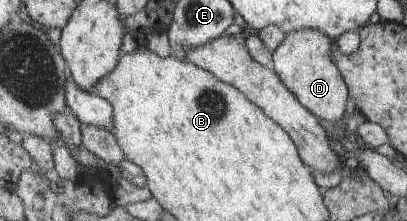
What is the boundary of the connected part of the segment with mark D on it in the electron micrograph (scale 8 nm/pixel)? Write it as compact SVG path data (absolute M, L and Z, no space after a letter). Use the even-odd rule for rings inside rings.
M299 30L287 35L274 53L274 70L280 75L284 84L317 117L333 123L342 120L342 116L346 114L348 98L351 98L349 85L333 59L334 44L335 41L321 30Z

